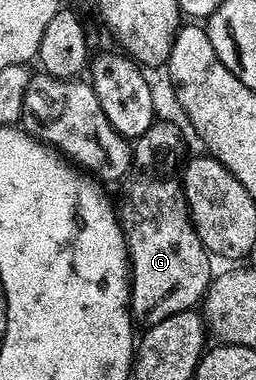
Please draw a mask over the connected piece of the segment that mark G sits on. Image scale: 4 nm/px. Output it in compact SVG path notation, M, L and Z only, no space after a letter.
M163 119L156 120L155 124L149 127L149 131L145 131L145 135L134 138L132 166L125 181L127 190L118 202L123 207L123 214L127 213L127 228L123 230L123 238L126 240L131 237L131 243L127 246L131 282L131 316L140 326L143 324L143 327L161 323L161 319L174 313L195 309L204 300L207 286L213 280L212 258L205 246L199 242L195 224L191 222L191 213L187 209L182 184L178 180L170 181L167 178L167 152L177 148L178 145L178 127L170 125Z

